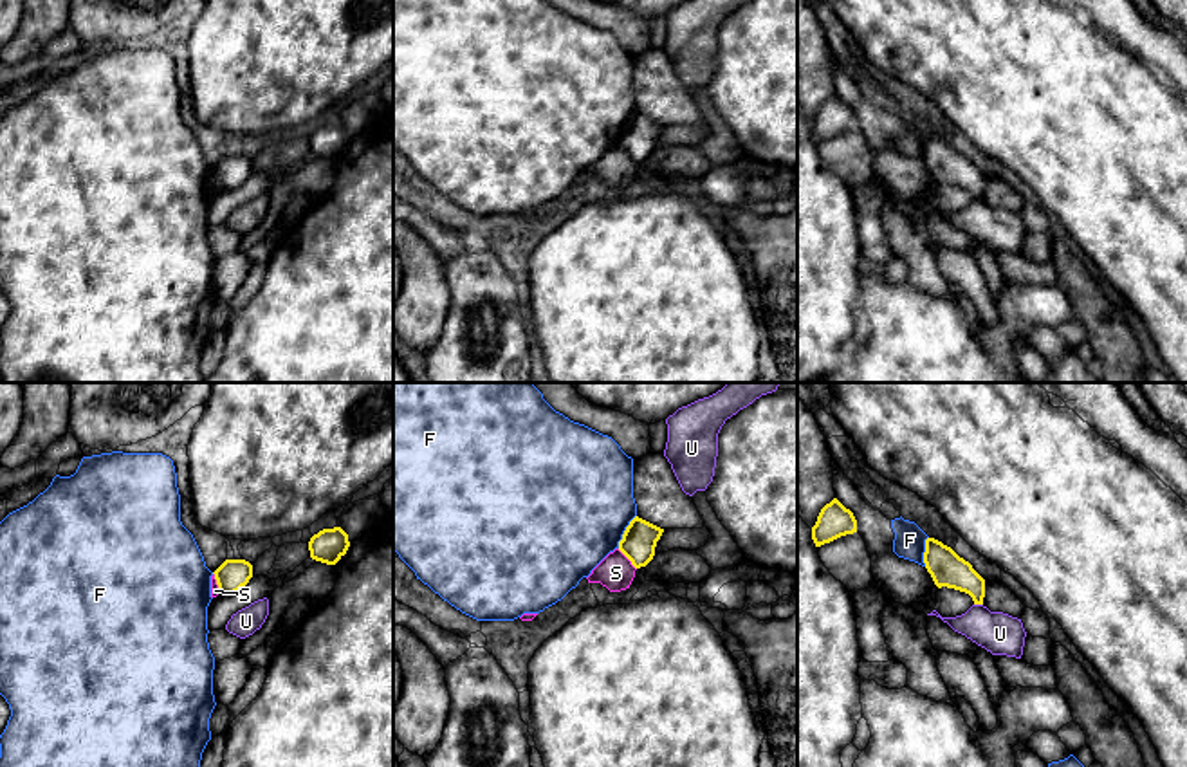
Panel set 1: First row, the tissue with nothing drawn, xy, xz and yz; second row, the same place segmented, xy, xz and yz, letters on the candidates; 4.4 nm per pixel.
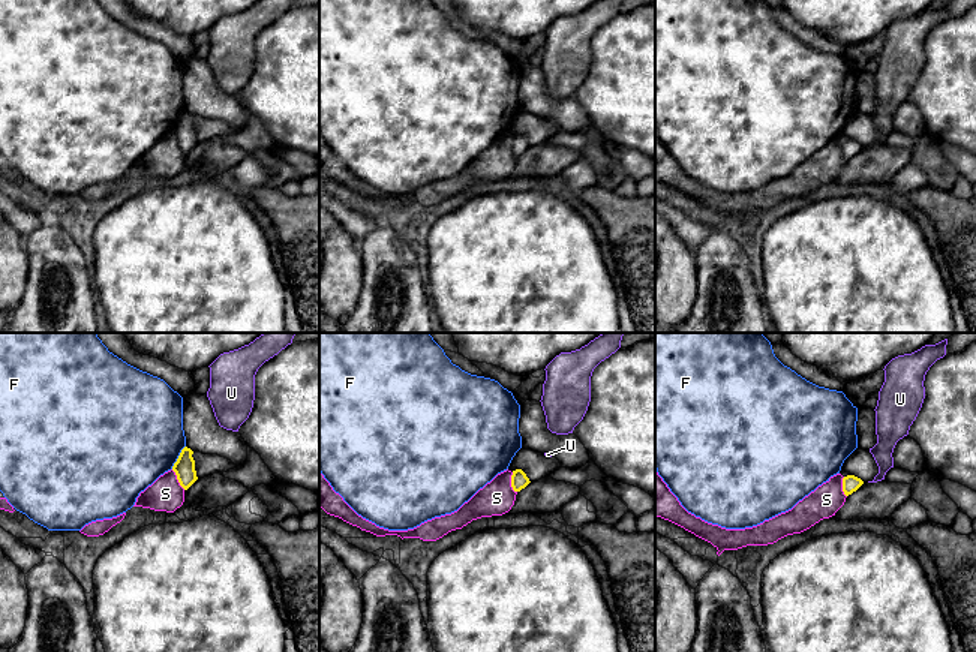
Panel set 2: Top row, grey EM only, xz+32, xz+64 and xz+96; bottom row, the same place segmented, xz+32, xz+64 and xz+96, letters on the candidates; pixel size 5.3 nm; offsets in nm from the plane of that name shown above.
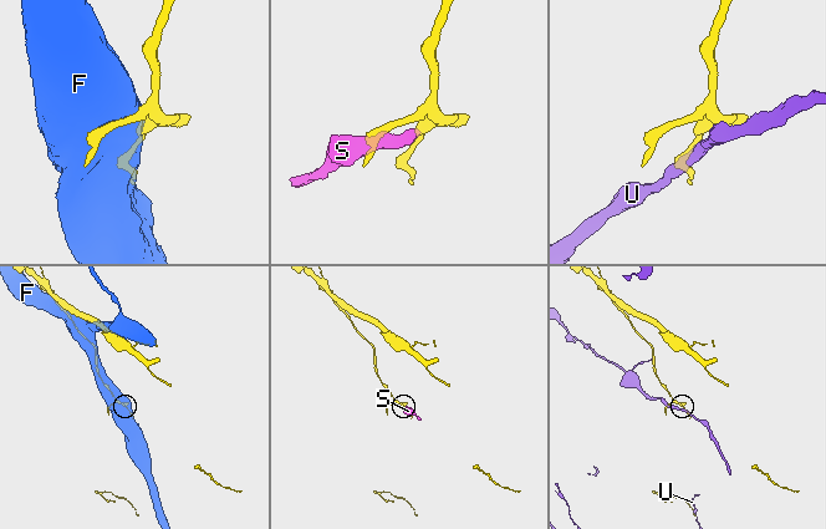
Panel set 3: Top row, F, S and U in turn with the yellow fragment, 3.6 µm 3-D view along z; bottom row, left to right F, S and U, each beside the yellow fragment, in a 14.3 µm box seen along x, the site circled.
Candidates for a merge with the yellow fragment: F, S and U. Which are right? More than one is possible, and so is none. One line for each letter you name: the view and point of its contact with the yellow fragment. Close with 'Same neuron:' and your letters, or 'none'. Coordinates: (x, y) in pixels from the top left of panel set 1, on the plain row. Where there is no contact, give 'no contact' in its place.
Same neuron: none

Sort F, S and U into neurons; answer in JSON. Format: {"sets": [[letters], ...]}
{"sets": [["F"], ["S"], ["U"]]}

